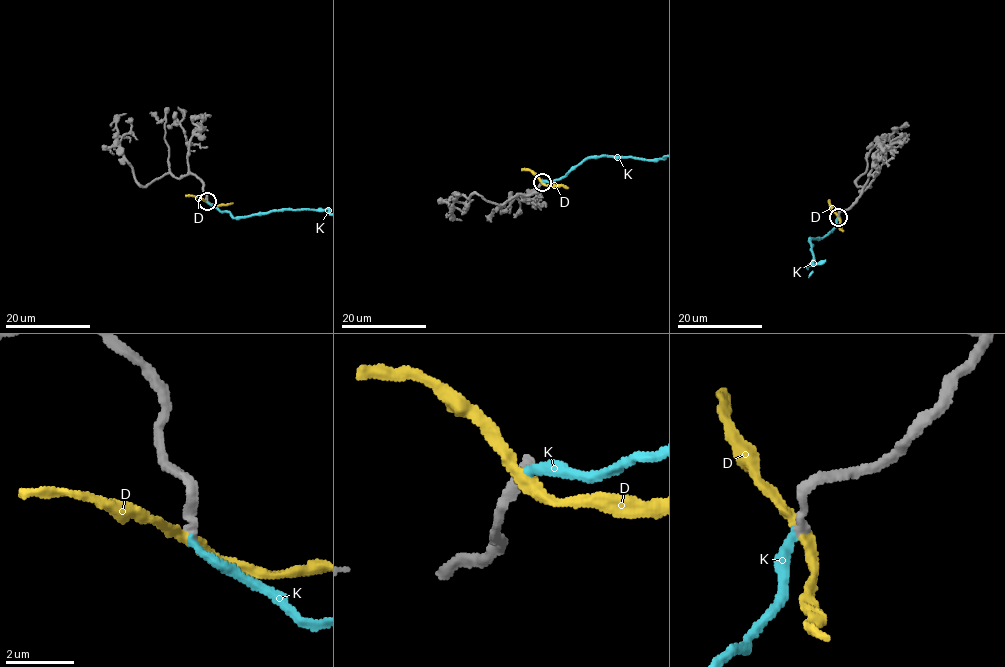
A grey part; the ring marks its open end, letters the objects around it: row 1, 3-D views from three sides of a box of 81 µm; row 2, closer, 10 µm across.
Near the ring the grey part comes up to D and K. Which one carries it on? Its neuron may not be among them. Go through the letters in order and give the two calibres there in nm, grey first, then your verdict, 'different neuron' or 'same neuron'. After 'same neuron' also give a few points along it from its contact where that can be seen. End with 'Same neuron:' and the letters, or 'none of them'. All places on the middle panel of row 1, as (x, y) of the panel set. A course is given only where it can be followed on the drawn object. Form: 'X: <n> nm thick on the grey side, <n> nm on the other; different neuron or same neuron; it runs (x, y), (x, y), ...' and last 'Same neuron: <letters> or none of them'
D: 280 nm thick on the grey side, 320 nm on the other; different neuron
K: 280 nm thick on the grey side, 240 nm on the other; same neuron
Same neuron: K

